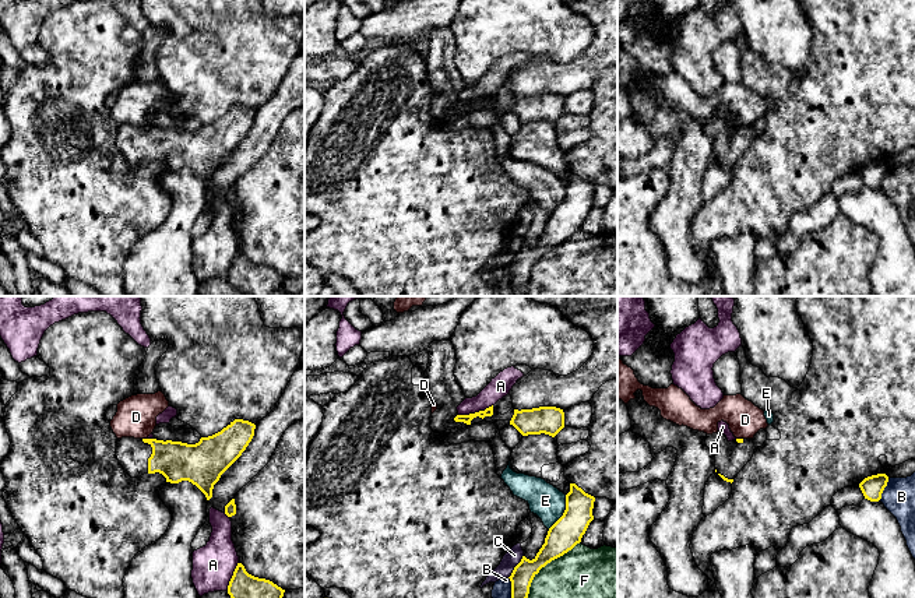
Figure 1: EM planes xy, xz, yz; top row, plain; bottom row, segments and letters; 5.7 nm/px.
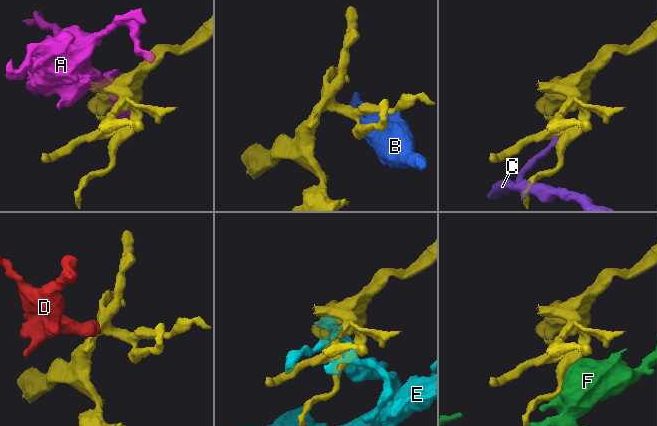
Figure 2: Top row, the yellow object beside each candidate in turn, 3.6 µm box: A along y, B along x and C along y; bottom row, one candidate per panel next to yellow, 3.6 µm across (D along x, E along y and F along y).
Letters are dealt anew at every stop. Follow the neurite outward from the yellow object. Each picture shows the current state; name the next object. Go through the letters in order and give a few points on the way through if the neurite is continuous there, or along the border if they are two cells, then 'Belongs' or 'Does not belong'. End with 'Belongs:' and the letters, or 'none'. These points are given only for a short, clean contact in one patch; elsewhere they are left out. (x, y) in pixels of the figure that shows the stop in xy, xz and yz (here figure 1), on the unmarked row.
A: Does not belong
B: Does not belong
C: Boundary: xz (523, 242), (507, 264). Does not belong
D: Boundary: xy (143, 125), (145, 126). Does not belong
E: Does not belong
F: Does not belong
Belongs: none

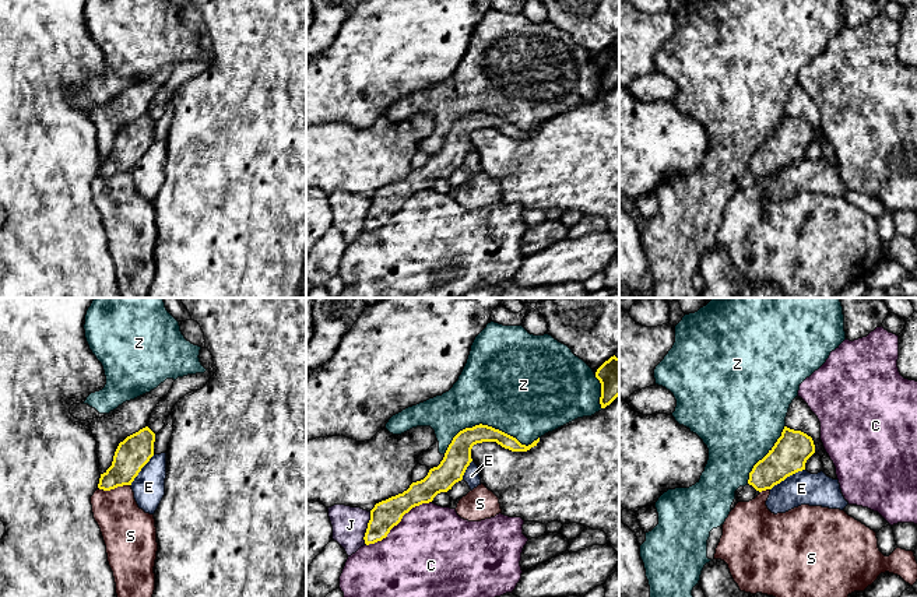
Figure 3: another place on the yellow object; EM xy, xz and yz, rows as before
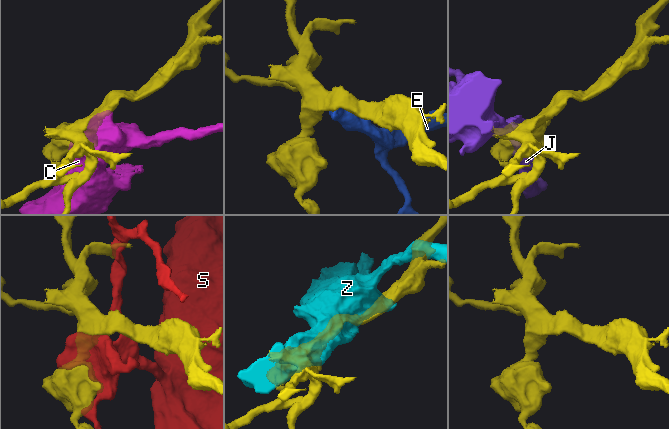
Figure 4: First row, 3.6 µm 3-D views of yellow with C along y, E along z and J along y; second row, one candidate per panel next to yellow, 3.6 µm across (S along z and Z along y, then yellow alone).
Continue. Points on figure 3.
C: Does not belong
E: Boundary: yz (804, 155), (787, 162), (770, 176). Does not belong
J: Does not belong
S: Does not belong
Z: Does not belong
Belongs: none

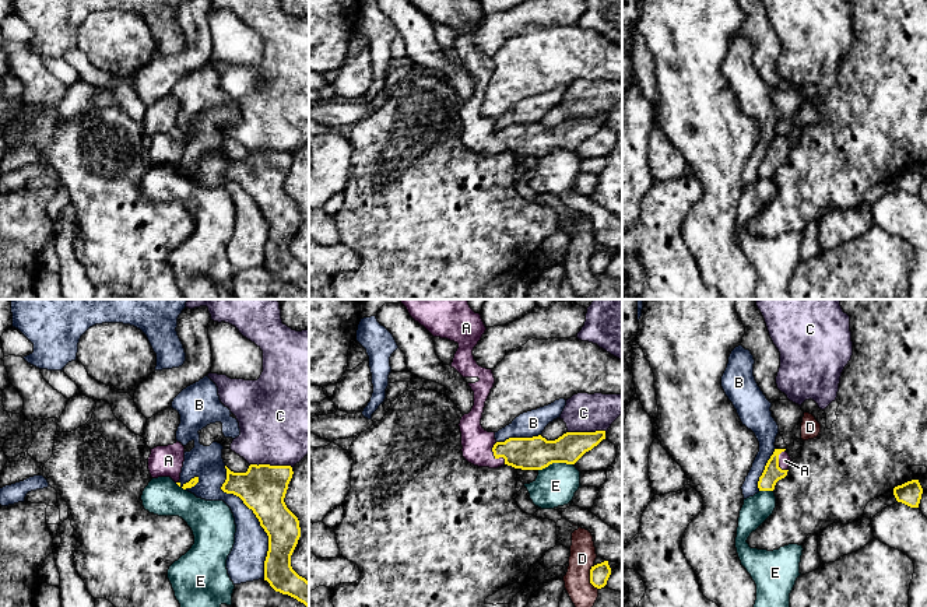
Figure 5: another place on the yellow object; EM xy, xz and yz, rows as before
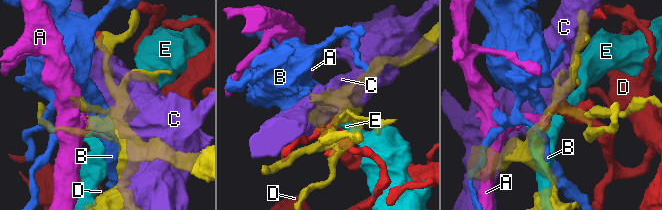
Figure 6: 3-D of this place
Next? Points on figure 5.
A: Path across: xz (527, 140), (495, 143), (485, 139), (477, 130). Belongs
B: Does not belong
C: Does not belong
D: Does not belong
E: Does not belong
Belongs: A

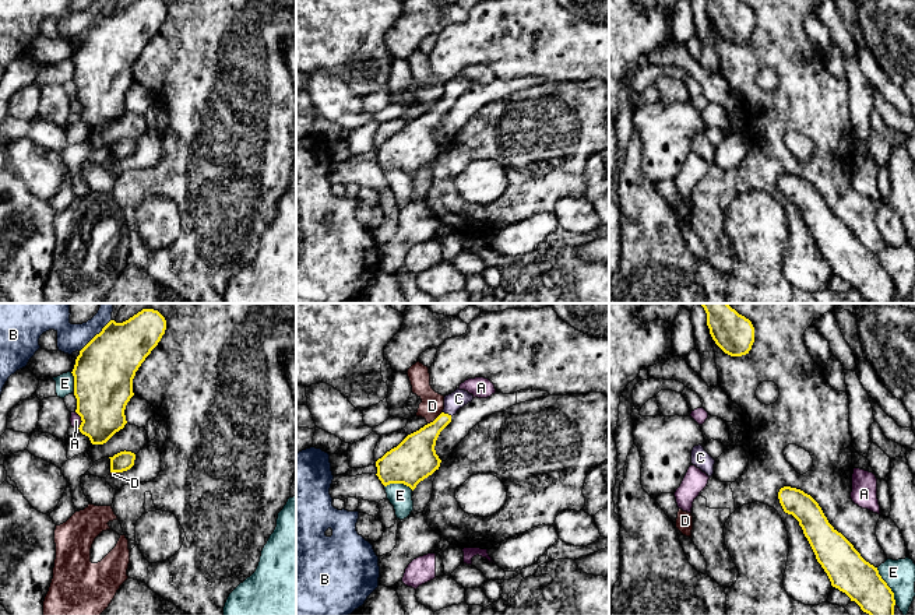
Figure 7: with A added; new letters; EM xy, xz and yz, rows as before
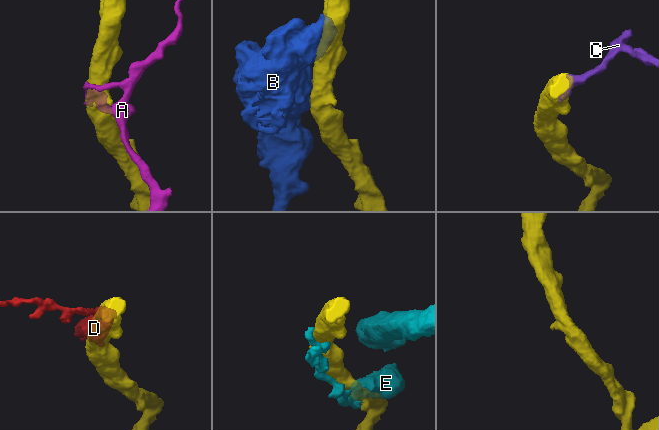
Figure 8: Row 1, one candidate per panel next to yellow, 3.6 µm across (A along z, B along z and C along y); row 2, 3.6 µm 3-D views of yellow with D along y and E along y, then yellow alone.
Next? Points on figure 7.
A: Does not belong
B: Does not belong
C: Path across: xz (419, 133), (447, 101), (458, 85). Belongs
D: Does not belong
E: Does not belong
Belongs: C

